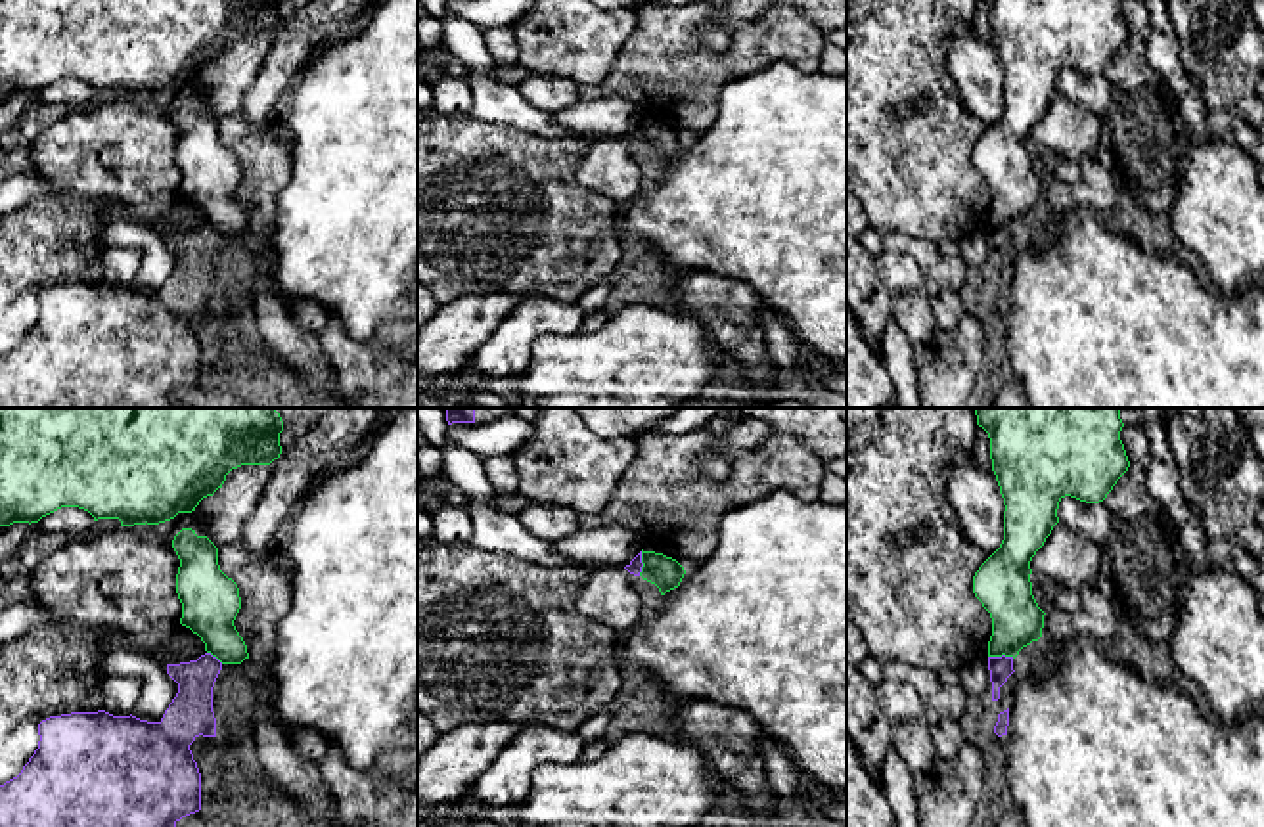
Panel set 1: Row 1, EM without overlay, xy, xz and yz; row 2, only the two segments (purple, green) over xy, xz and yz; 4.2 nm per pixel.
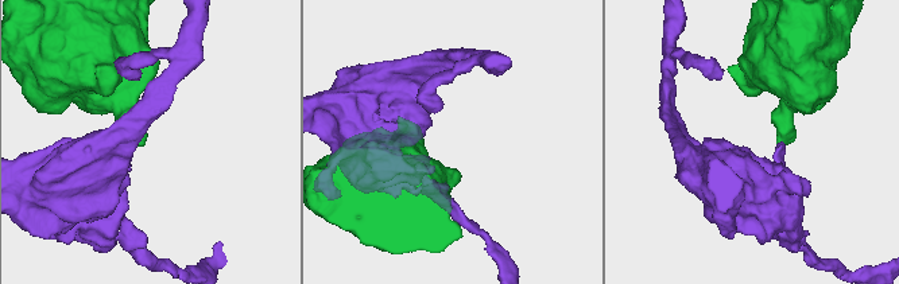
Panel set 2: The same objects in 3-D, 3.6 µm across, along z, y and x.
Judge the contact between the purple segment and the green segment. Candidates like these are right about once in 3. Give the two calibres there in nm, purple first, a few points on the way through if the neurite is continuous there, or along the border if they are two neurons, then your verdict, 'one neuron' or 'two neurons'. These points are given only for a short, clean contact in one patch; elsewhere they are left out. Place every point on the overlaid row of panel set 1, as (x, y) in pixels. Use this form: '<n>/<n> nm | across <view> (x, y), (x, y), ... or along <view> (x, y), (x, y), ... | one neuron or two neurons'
100/220 nm | along yz (989, 655), (1014, 657) | two neurons

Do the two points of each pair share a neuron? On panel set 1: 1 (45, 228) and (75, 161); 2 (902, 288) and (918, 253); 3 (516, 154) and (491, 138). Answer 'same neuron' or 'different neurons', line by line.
1: same neuron
2: different neurons
3: same neuron

